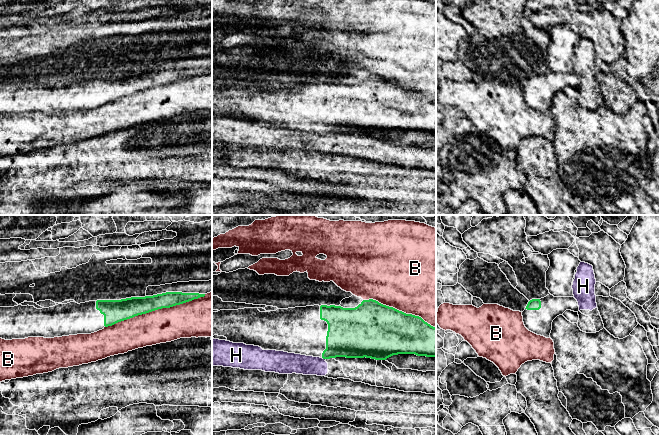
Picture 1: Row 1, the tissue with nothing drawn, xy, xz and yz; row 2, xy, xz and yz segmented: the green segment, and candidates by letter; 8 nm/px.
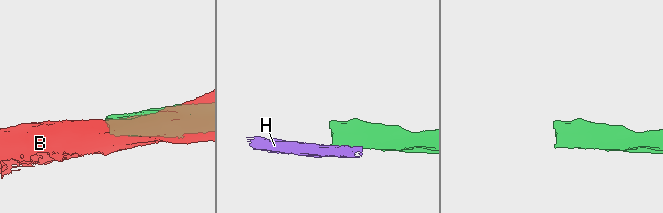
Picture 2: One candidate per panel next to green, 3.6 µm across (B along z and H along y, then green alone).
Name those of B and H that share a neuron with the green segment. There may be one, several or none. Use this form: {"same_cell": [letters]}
{"same_cell": []}

